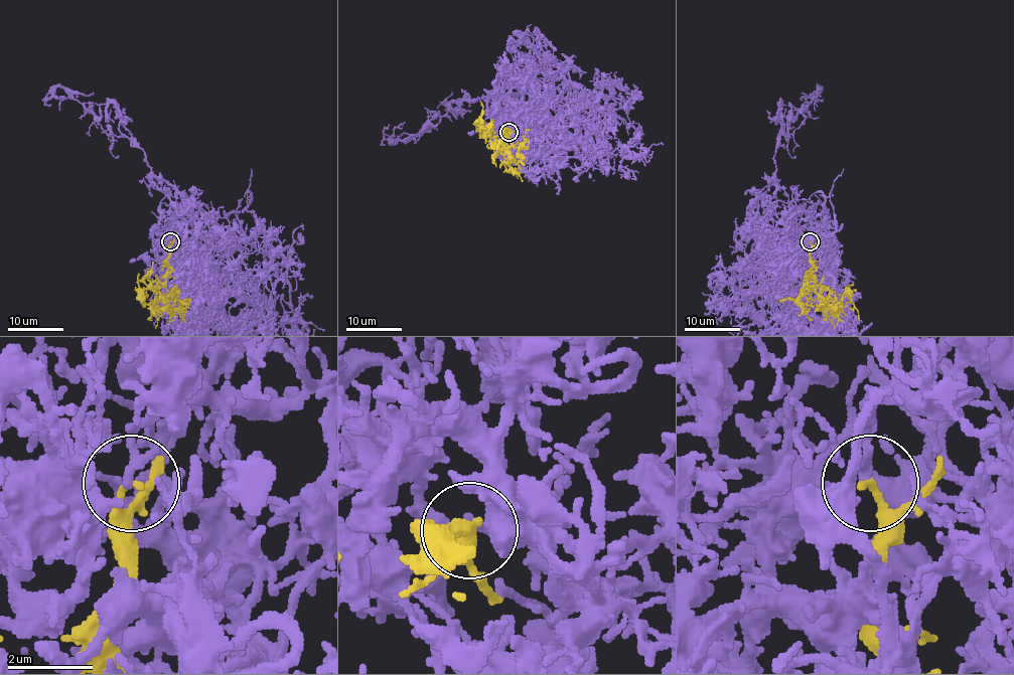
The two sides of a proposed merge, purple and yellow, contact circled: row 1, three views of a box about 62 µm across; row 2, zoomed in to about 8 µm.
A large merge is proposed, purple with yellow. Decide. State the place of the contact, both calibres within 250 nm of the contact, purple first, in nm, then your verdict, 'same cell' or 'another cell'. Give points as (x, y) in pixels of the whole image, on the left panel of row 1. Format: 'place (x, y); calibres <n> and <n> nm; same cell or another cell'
place (170, 241); calibres 240 and 140 nm; same cell

